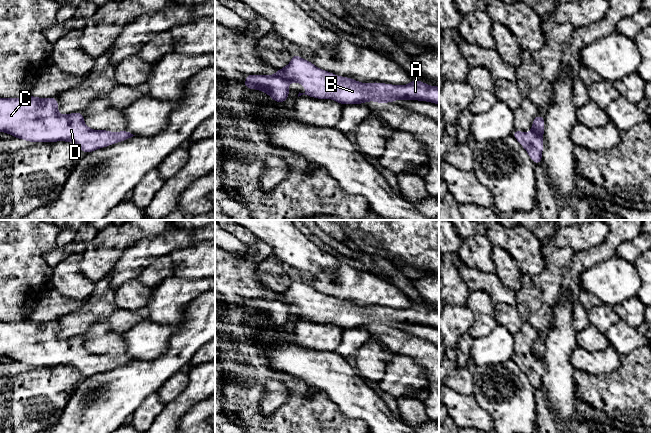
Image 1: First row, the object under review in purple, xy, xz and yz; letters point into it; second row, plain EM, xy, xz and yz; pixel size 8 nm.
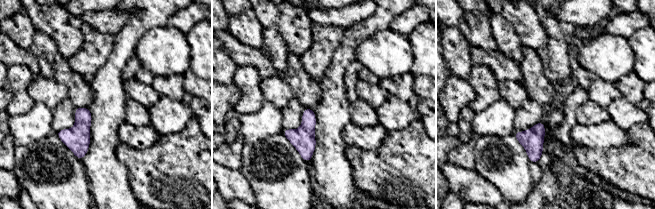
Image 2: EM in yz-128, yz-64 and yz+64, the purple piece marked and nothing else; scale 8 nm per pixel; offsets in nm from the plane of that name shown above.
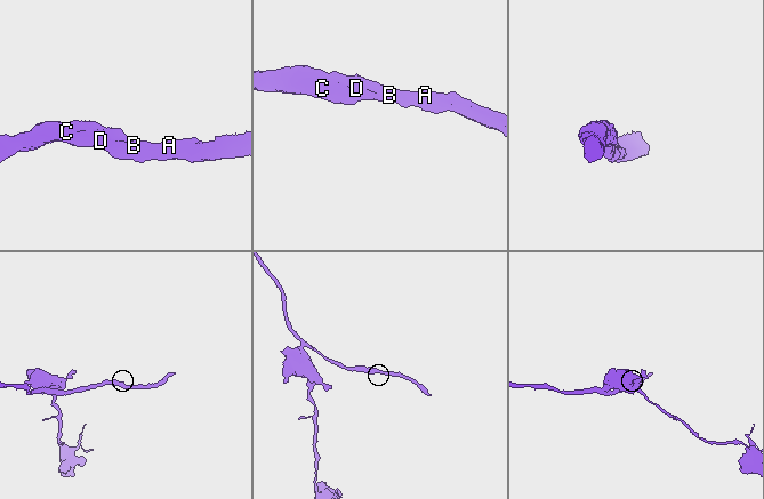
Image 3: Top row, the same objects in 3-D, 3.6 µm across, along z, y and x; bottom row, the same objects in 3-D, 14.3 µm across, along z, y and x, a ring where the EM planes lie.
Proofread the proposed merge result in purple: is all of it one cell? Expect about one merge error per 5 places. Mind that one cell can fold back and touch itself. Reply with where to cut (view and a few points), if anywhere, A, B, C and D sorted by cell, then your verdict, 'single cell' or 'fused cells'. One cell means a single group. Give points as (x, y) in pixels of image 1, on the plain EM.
no cut | A B C D | single cell

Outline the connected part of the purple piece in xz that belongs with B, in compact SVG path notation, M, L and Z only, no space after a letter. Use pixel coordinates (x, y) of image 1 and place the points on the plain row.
M294 277L290 287L282 293L277 293L273 299L246 299L246 305L243 309L248 313L263 315L269 319L275 326L282 327L289 321L288 309L291 306L302 308L306 315L298 318L298 321L305 318L317 323L333 323L342 328L364 328L368 325L374 325L380 328L394 327L397 323L417 324L433 326L439 329L439 311L430 310L426 307L413 303L408 309L392 309L386 307L362 307L352 302L335 299L331 296L317 292L312 286L302 283Z

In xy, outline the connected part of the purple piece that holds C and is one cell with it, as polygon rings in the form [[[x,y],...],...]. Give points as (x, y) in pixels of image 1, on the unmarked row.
[[[27,319],[20,322],[0,322],[0,356],[8,357],[28,366],[72,366],[84,378],[135,360],[125,354],[118,357],[93,354],[85,349],[84,339],[81,336],[61,339],[58,337],[58,329],[55,321],[39,322]]]

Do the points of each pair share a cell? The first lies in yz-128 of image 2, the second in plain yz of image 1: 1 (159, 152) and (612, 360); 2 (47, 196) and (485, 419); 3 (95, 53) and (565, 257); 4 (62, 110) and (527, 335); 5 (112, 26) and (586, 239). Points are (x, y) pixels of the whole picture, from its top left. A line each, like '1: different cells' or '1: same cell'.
1: different cells
2: different cells
3: same cell
4: same cell
5: same cell

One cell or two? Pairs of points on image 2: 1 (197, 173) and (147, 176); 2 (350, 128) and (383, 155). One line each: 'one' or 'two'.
1: one
2: two

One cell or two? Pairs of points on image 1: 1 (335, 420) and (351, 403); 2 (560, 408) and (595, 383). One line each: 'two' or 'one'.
1: two
2: two

